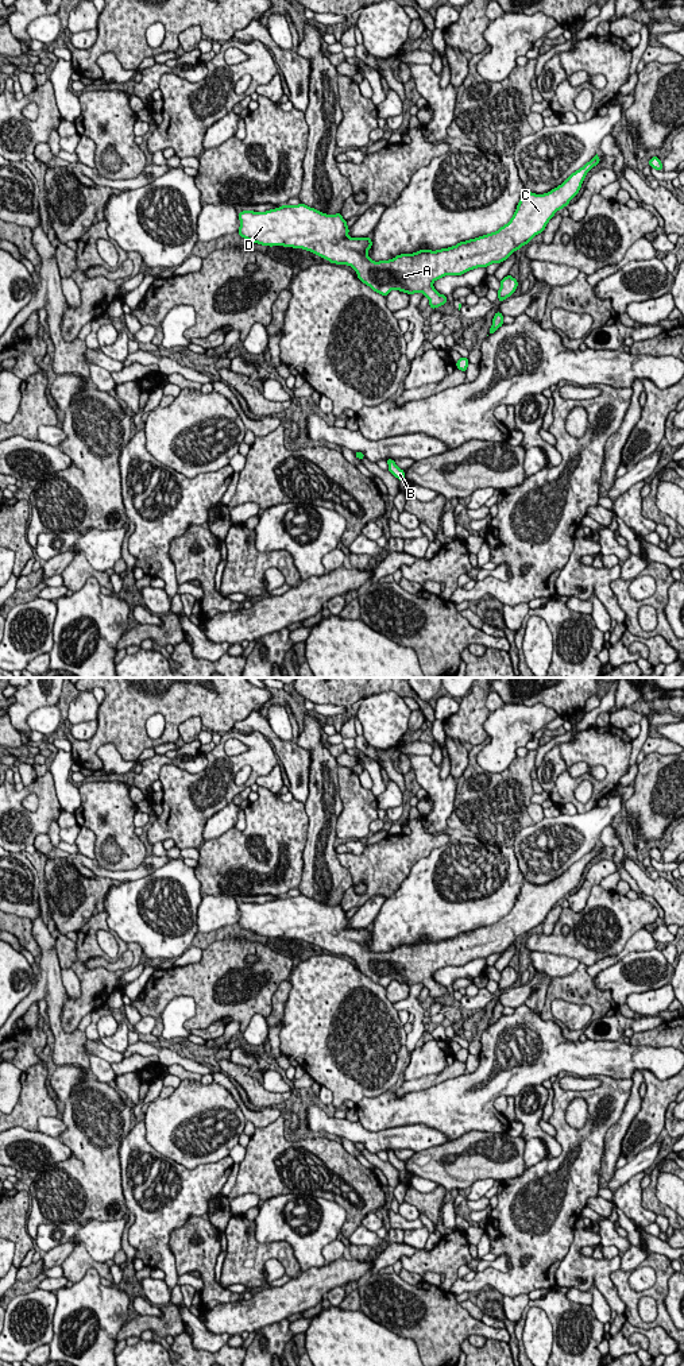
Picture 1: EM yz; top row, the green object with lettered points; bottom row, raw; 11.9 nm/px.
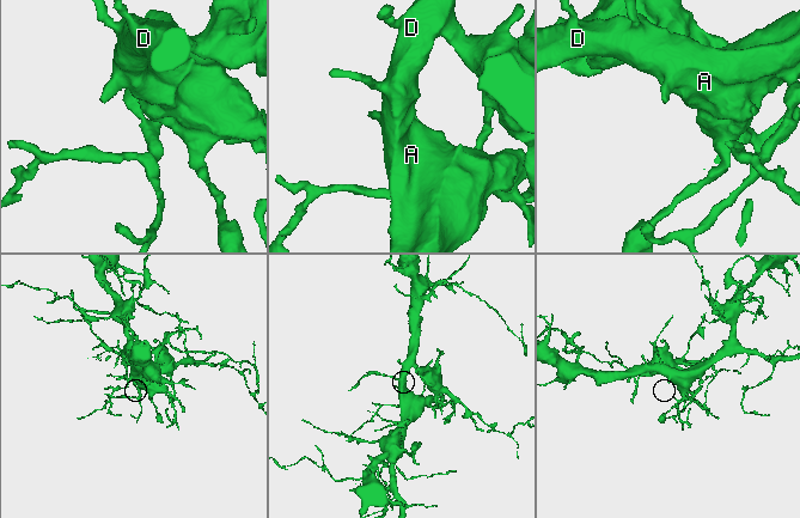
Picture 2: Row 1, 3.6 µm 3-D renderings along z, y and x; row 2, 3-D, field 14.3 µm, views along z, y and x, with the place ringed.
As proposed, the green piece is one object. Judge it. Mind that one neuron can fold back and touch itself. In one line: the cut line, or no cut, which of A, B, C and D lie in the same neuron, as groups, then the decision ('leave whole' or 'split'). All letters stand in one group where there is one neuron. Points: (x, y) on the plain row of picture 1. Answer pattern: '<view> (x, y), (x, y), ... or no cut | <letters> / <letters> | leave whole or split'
no cut | A B C D | leave whole

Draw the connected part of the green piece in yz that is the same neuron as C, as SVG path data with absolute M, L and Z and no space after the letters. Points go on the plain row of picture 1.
M596 845L545 885L523 883L510 912L492 925L437 942L401 945L390 952L371 952L367 945L372 938L371 929L349 929L341 903L326 906L305 895L282 896L266 903L239 903L237 925L262 937L304 939L331 954L348 956L363 975L384 988L393 980L409 987L422 983L429 989L429 998L436 1000L447 993L447 987L433 979L436 971L506 952L541 925L554 904L569 895L586 865L599 853Z

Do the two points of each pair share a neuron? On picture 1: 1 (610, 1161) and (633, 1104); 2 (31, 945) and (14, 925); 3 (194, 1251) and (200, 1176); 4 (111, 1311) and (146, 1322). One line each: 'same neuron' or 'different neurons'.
1: same neuron
2: same neuron
3: different neurons
4: different neurons

